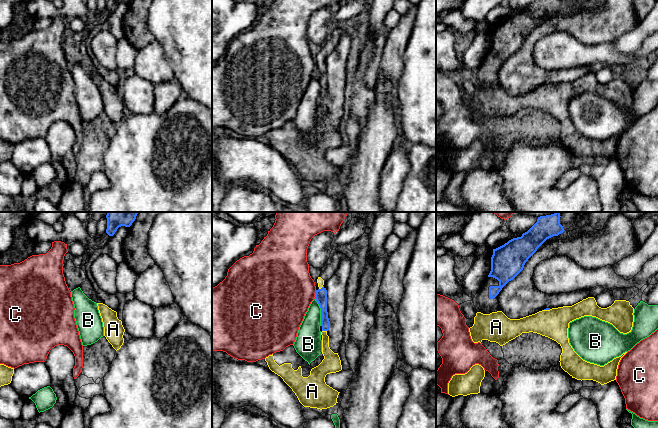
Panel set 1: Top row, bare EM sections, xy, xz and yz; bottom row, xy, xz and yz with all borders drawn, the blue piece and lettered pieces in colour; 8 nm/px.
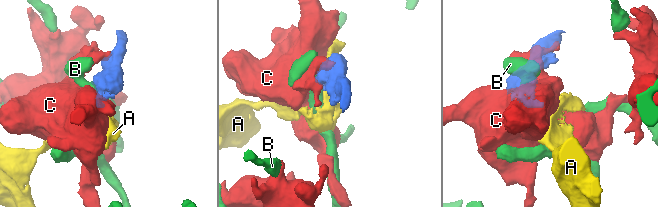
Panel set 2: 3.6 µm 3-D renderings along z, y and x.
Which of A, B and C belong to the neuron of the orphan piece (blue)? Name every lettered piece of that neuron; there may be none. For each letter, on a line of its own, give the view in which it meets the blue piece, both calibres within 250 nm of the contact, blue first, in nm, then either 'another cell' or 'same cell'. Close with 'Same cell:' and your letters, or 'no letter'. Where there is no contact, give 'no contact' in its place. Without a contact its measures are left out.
A: xz | 80/130 nm | same cell
B: xz | 100/200 nm | another cell
C: xz | 100/460 nm | another cell
Same cell: A

